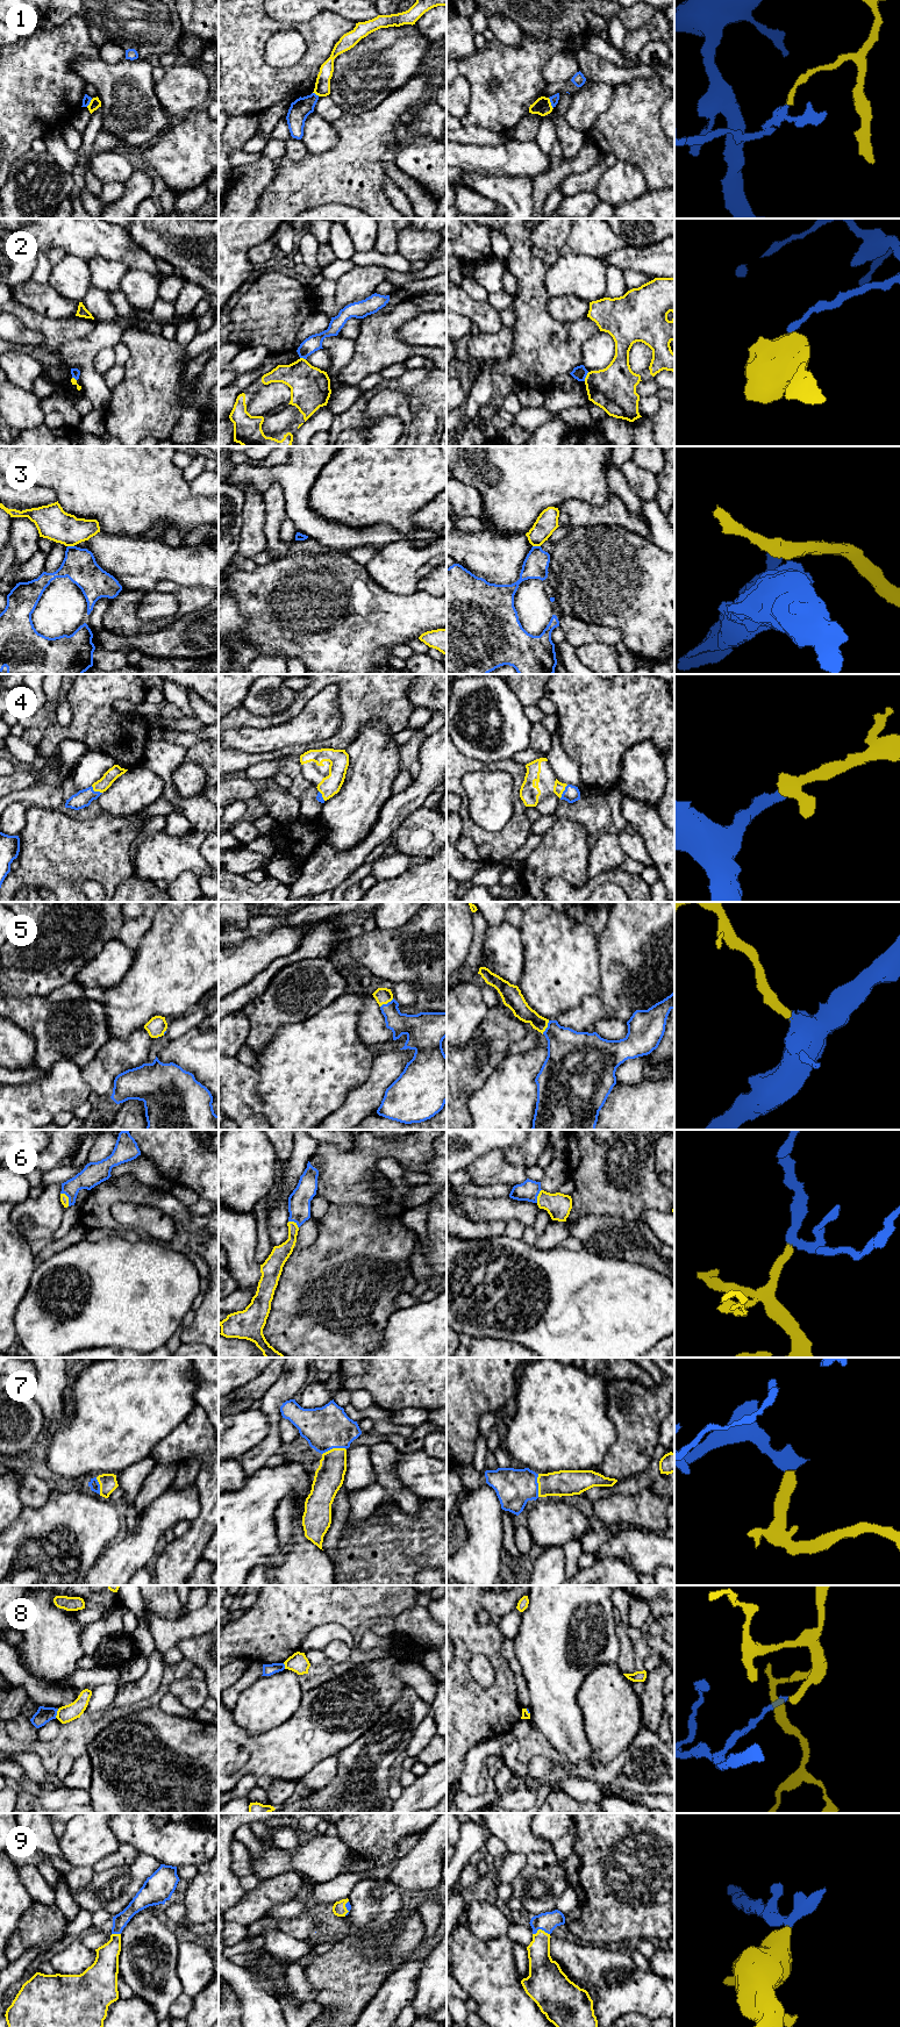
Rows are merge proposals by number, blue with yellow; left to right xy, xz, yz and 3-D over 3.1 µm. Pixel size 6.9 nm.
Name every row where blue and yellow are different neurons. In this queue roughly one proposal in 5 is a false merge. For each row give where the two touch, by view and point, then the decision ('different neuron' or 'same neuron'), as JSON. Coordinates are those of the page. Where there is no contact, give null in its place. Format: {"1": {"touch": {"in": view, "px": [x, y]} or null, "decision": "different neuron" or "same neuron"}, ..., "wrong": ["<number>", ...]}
{"1": {"touch": {"in": "yz", "px": [551, 104]}, "decision": "different neuron"}, "2": {"touch": {"in": "yz", "px": [585, 377]}, "decision": "different neuron"}, "3": {"touch": {"in": "yz", "px": [536, 546]}, "decision": "different neuron"}, "4": {"touch": {"in": "yz", "px": [563, 792]}, "decision": "same neuron"}, "5": {"touch": {"in": "yz", "px": [547, 1028]}, "decision": "same neuron"}, "6": {"touch": {"in": "xy", "px": [69, 1198]}, "decision": "same neuron"}, "7": {"touch": {"in": "xz", "px": [334, 1447]}, "decision": "same neuron"}, "8": {"touch": {"in": "xy", "px": [56, 1713]}, "decision": "different neuron"}, "9": {"touch": {"in": "yz", "px": [541, 1928]}, "decision": "same neuron"}, "wrong": ["1", "2", "3", "8"]}

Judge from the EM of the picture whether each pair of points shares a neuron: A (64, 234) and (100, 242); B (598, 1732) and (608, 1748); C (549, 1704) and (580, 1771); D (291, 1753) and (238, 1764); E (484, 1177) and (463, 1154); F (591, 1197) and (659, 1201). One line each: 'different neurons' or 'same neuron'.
A: same neuron
B: same neuron
C: different neurons
D: same neuron
E: different neurons
F: same neuron

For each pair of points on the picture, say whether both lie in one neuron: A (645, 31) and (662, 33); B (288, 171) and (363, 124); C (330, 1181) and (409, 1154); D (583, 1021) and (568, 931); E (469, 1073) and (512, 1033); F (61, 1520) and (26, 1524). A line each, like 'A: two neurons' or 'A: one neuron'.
A: one neuron
B: one neuron
C: one neuron
D: two neurons
E: one neuron
F: one neuron

